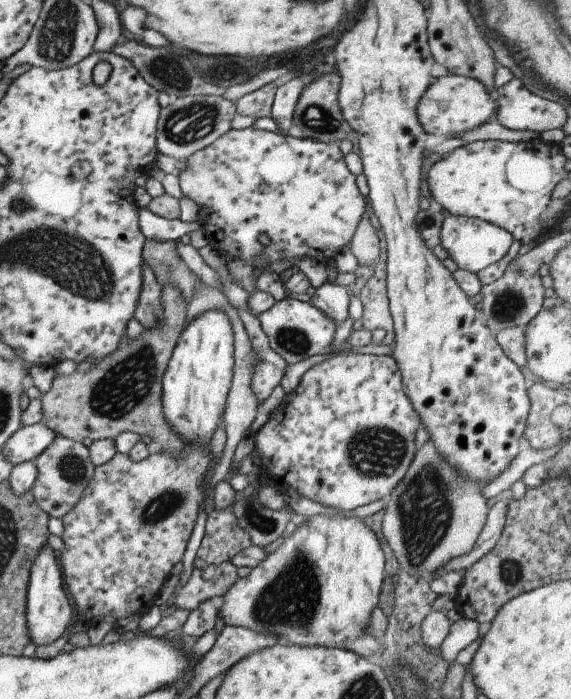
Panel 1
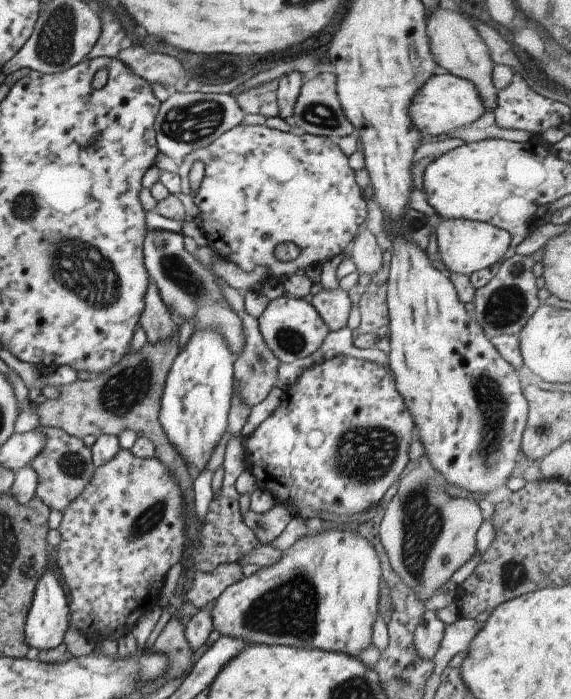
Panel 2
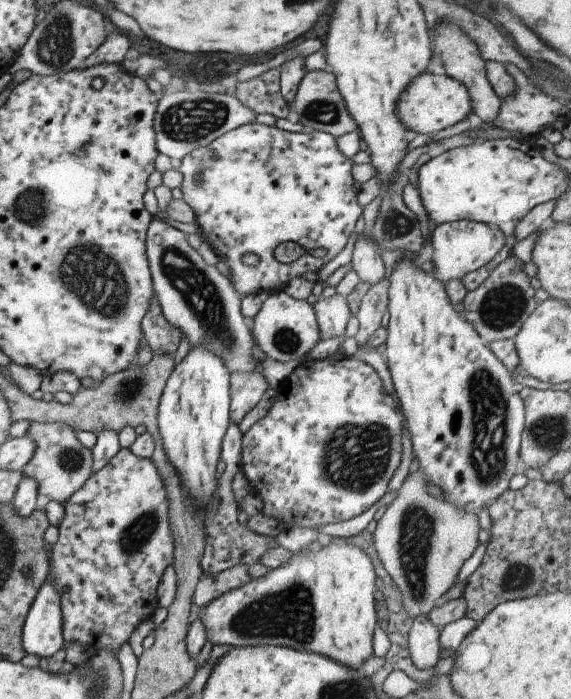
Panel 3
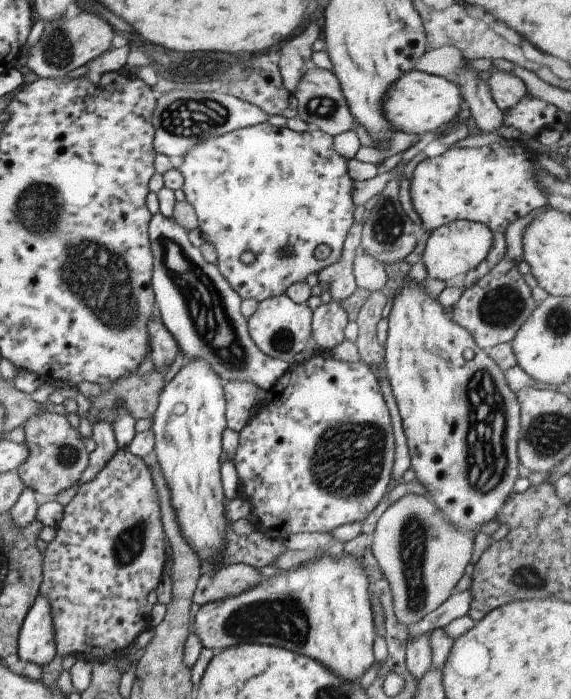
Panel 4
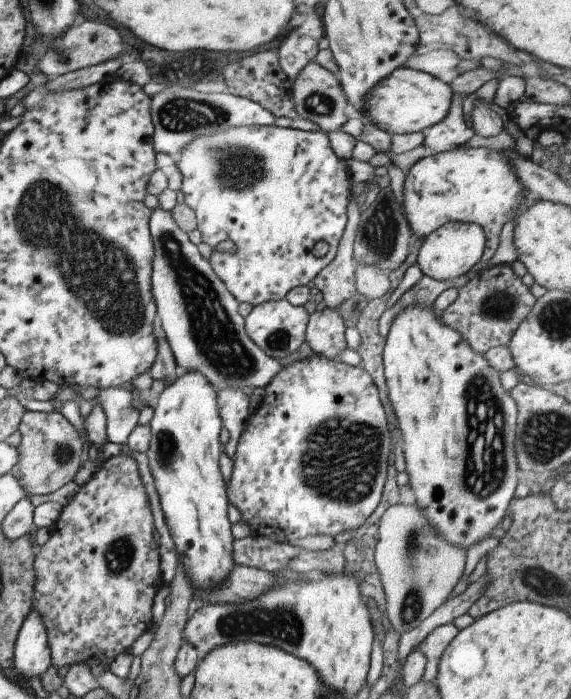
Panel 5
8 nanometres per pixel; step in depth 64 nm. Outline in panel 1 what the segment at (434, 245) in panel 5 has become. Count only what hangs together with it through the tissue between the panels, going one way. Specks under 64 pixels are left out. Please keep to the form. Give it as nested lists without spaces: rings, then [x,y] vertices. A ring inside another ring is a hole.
[[[445,214],[439,228],[439,242],[459,270],[477,273],[496,263],[509,250],[513,242],[504,228],[489,224],[478,218]]]

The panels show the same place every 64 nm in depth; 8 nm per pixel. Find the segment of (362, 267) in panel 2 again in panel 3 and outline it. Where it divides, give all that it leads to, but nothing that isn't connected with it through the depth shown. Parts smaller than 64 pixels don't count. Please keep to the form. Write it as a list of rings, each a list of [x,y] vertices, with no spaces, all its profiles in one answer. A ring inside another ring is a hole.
[[[367,237],[354,242],[350,263],[352,271],[359,278],[359,283],[373,286],[383,278],[384,264],[379,250],[371,244],[371,240],[367,240]]]

